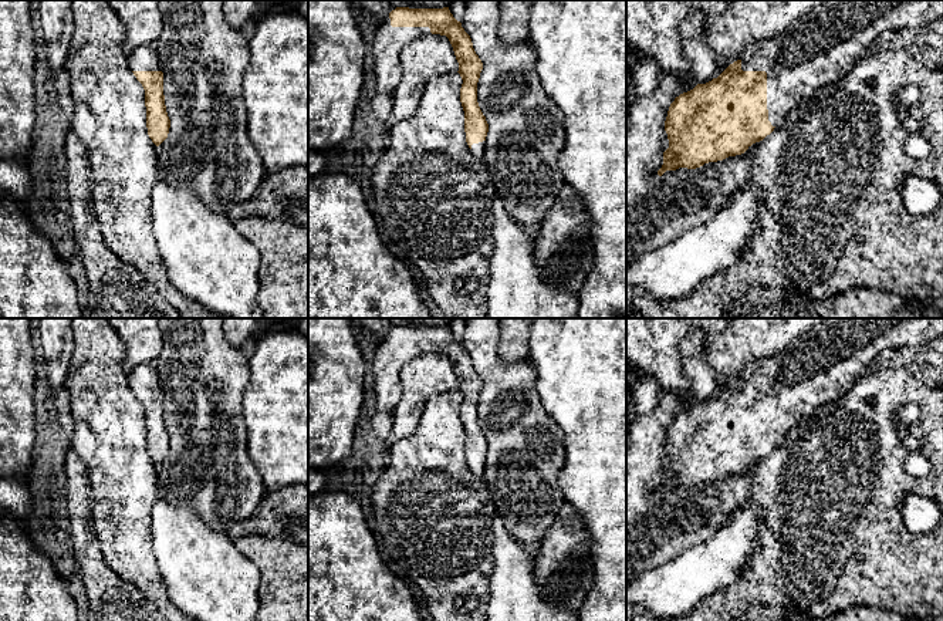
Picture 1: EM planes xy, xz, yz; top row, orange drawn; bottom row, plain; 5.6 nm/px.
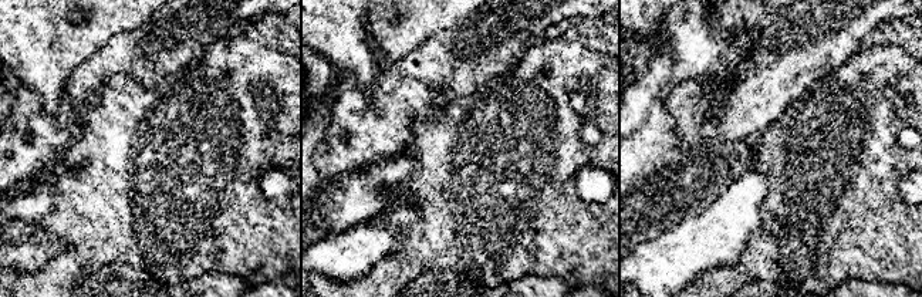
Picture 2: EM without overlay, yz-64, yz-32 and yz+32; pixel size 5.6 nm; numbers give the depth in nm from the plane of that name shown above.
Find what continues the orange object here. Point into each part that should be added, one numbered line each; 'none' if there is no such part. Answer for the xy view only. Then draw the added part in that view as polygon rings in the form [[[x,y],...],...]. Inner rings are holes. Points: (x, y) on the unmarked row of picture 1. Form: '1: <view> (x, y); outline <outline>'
1: xy (144, 377); outline [[[141,364],[128,374],[132,389],[162,389],[153,364]]]

